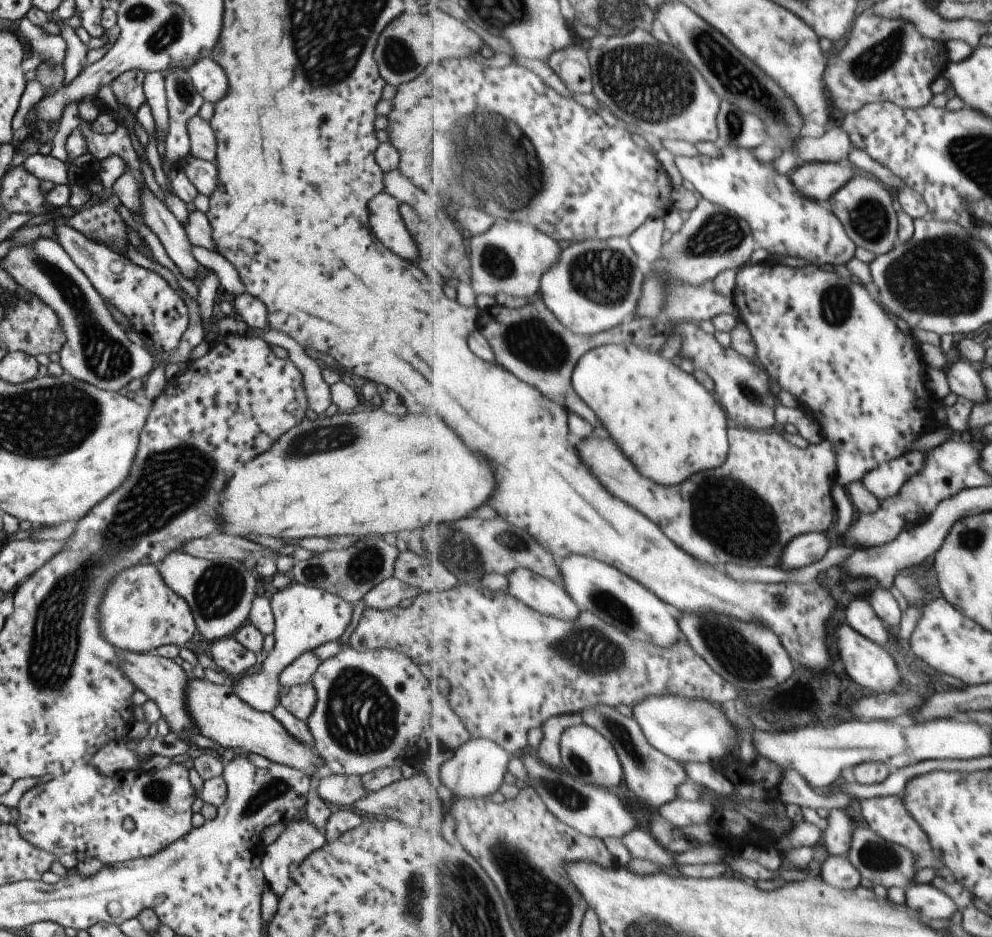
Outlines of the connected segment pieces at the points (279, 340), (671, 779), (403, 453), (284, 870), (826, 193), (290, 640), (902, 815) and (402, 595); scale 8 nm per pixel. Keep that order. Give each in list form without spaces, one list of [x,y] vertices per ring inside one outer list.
[[[267,329],[263,340],[268,345],[278,345],[287,351],[288,359],[300,371],[302,389],[308,409],[315,414],[323,412],[331,402],[328,385],[321,379],[321,373],[319,373],[322,367],[320,362],[309,357],[304,353],[305,350],[302,346],[299,346],[291,338],[287,338],[282,332]]]
[[[601,704],[593,705],[592,709],[585,709],[582,719],[589,726],[601,731],[601,734],[604,734],[605,738],[613,743],[617,754],[620,755],[621,762],[624,763],[625,783],[628,790],[633,792],[642,806],[646,806],[652,812],[658,813],[660,806],[672,801],[677,796],[679,784],[690,782],[683,763],[663,754],[657,747],[654,747],[645,736],[638,720],[632,715],[625,716],[619,710],[613,710],[612,706]]]
[[[373,408],[373,410],[359,410],[359,412],[351,412],[341,413],[336,412],[334,415],[329,417],[320,417],[315,420],[309,420],[307,417],[303,417],[299,424],[292,426],[290,429],[287,429],[281,436],[278,436],[269,446],[268,449],[265,449],[263,452],[260,452],[258,455],[255,455],[249,458],[248,461],[245,461],[241,466],[241,472],[239,474],[233,474],[231,476],[231,480],[227,480],[225,482],[225,486],[223,486],[223,490],[221,490],[221,502],[217,502],[217,506],[219,506],[219,510],[221,510],[221,516],[219,516],[219,533],[229,534],[229,536],[237,537],[237,536],[273,536],[273,538],[305,538],[305,536],[339,536],[347,535],[354,537],[367,537],[367,536],[375,536],[375,537],[390,537],[391,534],[394,536],[400,535],[410,535],[410,536],[429,536],[429,532],[425,532],[425,530],[419,530],[419,526],[423,526],[423,524],[441,524],[441,522],[453,522],[453,520],[459,520],[459,518],[465,518],[465,516],[469,516],[469,514],[473,514],[481,504],[485,504],[487,500],[489,500],[489,496],[493,494],[493,488],[495,488],[495,478],[493,478],[493,472],[491,472],[491,468],[489,468],[489,464],[485,462],[485,460],[481,460],[471,448],[467,448],[459,438],[457,438],[457,434],[449,428],[449,426],[445,426],[445,422],[441,422],[439,420],[439,416],[437,416],[437,420],[431,420],[431,416],[411,416],[411,414],[407,414],[407,416],[403,416],[403,418],[399,418],[399,416],[391,416],[391,414],[385,414],[381,408]]]
[[[292,820],[286,823],[285,829],[274,842],[265,846],[263,855],[260,858],[260,867],[266,880],[267,887],[277,896],[284,891],[289,879],[297,870],[297,865],[314,850],[324,845],[326,838],[322,832],[311,822],[305,820]]]
[[[805,163],[795,170],[790,178],[798,191],[808,199],[814,201],[829,201],[830,198],[842,187],[846,182],[852,181],[853,167],[851,164],[841,166],[841,163]]]
[[[290,582],[287,588],[276,590],[268,600],[272,610],[273,647],[267,658],[261,664],[258,672],[251,676],[231,681],[233,692],[252,709],[269,713],[277,705],[280,684],[277,675],[284,666],[287,666],[299,653],[313,650],[320,644],[339,639],[343,630],[349,624],[353,604],[340,599],[337,595],[323,589],[308,587]]]
[[[901,795],[872,797],[860,801],[862,816],[886,841],[923,854],[933,850],[929,835],[905,806]]]
[[[391,576],[370,588],[360,599],[363,602],[364,610],[383,610],[411,602],[411,598],[418,592],[417,588],[410,587]]]

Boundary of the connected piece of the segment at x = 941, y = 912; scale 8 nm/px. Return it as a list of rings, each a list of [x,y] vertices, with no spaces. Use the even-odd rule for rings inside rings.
[[[915,884],[905,890],[905,904],[923,919],[949,920],[959,910],[957,904],[930,884]]]

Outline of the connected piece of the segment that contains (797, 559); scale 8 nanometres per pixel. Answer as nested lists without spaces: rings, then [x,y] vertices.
[[[805,534],[801,538],[797,537],[780,554],[780,566],[777,567],[782,570],[799,570],[817,564],[825,558],[827,546],[829,540],[825,534]]]

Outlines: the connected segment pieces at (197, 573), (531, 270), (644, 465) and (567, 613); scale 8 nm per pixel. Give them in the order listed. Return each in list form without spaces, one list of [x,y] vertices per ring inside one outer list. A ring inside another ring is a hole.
[[[171,551],[157,564],[161,580],[190,608],[199,634],[214,642],[232,636],[243,624],[255,587],[260,580],[253,571],[247,571],[241,562],[233,559],[202,559],[183,551]]]
[[[520,220],[499,223],[483,234],[471,235],[468,243],[472,282],[466,292],[468,295],[487,294],[491,297],[503,292],[528,300],[536,299],[544,274],[560,261],[562,250],[557,239],[553,234]]]
[[[633,343],[597,347],[580,358],[572,374],[571,384],[601,419],[611,438],[617,442],[617,446],[625,450],[625,456],[637,462],[641,474],[653,478],[653,482],[661,482],[665,486],[677,486],[679,482],[691,478],[695,472],[703,473],[725,464],[730,453],[731,429],[727,428],[728,414],[713,391],[707,392],[695,380],[695,376],[683,372],[677,359],[665,360],[657,353]]]
[[[515,569],[512,573],[505,575],[508,578],[509,586],[507,592],[513,595],[517,600],[524,602],[527,606],[533,607],[536,611],[543,614],[551,615],[563,620],[571,620],[580,617],[583,611],[580,606],[573,600],[572,595],[563,586],[563,583],[556,583],[549,580],[550,578],[534,573],[529,569]]]

